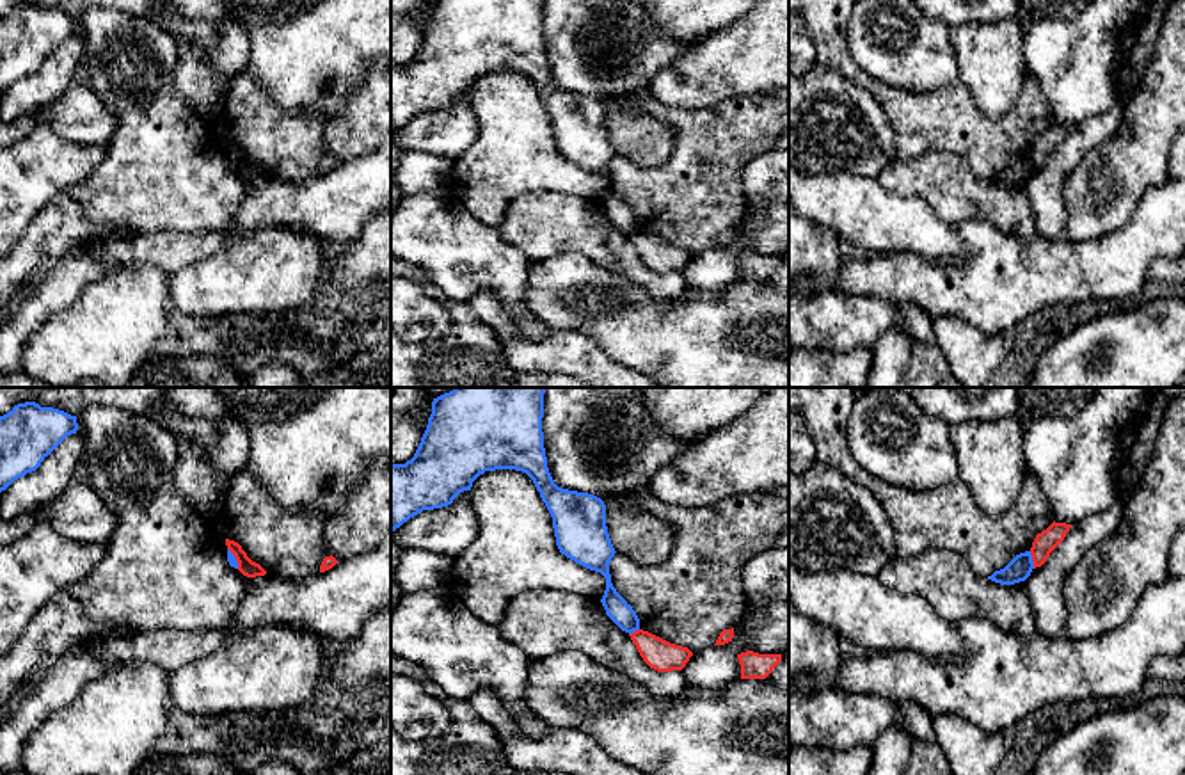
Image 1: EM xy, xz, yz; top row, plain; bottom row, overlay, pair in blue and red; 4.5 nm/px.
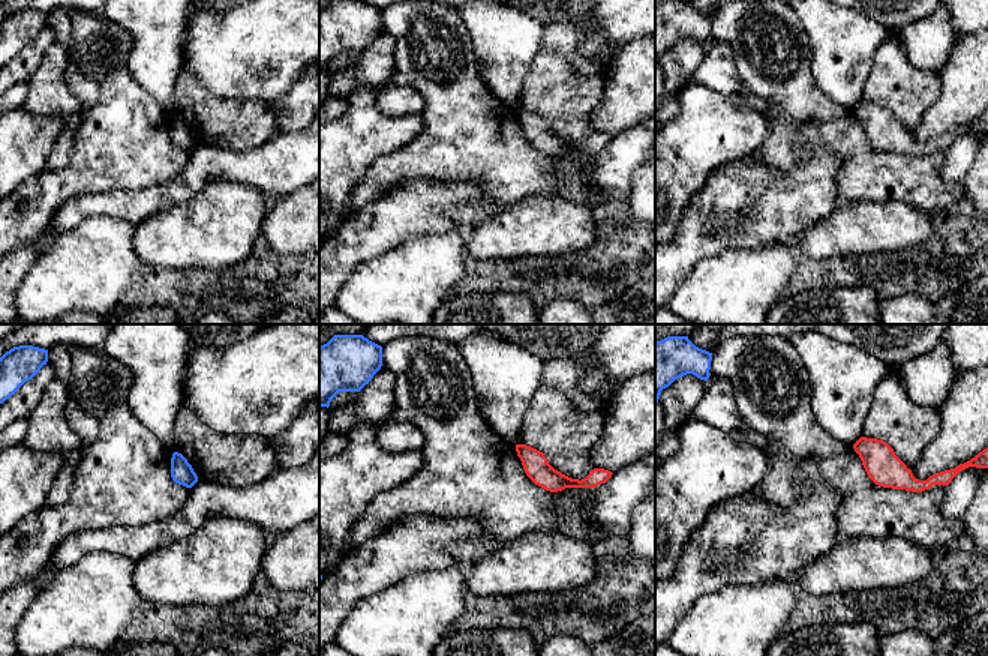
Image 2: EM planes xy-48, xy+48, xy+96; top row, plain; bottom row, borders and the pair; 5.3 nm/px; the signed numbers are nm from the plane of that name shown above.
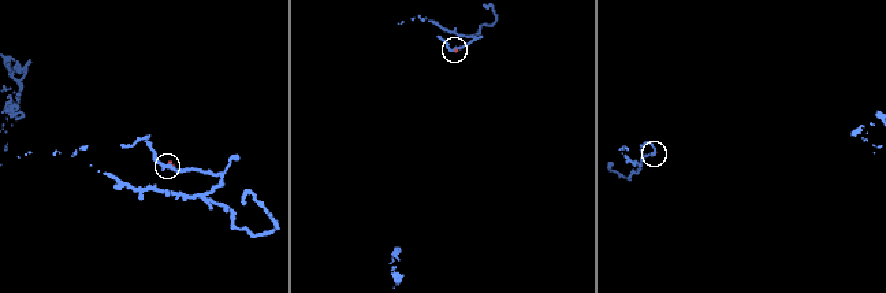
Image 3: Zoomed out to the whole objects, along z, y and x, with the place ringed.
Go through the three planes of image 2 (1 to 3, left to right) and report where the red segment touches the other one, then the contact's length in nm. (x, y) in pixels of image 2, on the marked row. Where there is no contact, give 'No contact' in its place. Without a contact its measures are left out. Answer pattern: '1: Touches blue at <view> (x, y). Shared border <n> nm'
1: No contact
2: No contact
3: No contact

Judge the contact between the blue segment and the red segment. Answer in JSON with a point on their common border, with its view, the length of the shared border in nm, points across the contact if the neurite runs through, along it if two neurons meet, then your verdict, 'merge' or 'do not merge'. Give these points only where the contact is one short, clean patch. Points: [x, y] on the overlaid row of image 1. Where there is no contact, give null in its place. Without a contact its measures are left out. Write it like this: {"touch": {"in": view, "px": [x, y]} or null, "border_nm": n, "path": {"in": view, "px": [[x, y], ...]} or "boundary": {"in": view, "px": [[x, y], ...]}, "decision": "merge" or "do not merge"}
{"touch": {"in": "yz", "px": [1031, 560]}, "border_nm": 80, "boundary": {"in": "yz", "px": [[1029, 551], [1034, 567]]}, "decision": "do not merge"}

